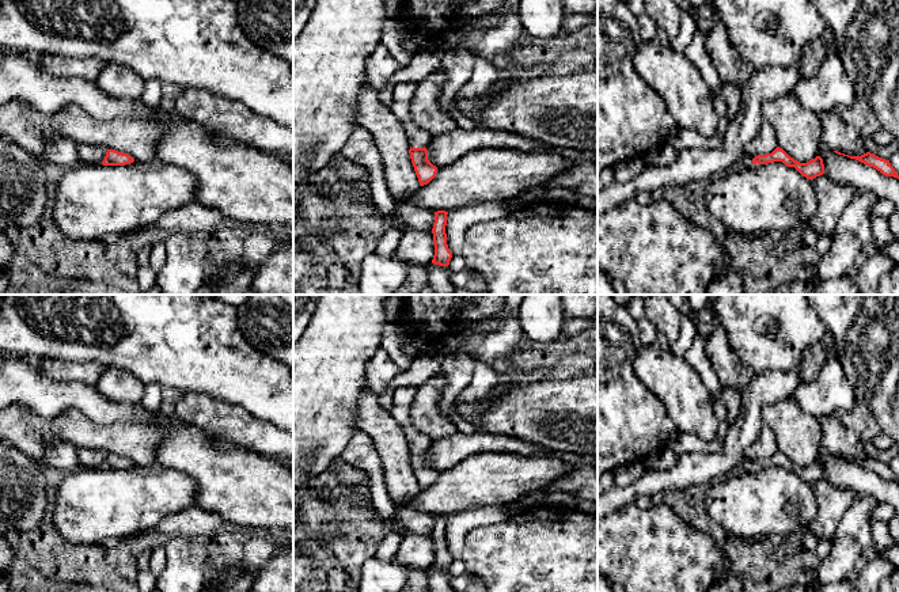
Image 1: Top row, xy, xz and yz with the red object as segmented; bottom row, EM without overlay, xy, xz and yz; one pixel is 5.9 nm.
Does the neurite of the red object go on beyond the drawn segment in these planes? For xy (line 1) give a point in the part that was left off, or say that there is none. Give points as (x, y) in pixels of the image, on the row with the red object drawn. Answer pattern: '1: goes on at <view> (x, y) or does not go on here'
1: does not go on here

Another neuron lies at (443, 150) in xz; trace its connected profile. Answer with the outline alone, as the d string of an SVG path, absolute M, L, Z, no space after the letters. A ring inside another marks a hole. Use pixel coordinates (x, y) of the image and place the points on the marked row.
M477 125L471 130L458 128L447 134L437 136L432 138L425 148L428 149L428 160L440 168L455 163L459 158L471 151L478 151L482 147L505 147L527 152L555 149L576 162L588 160L598 163L598 151L546 147L520 134L496 130L481 125Z

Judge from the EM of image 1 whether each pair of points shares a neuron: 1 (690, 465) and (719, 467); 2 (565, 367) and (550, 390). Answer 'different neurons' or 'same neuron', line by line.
1: same neuron
2: different neurons

